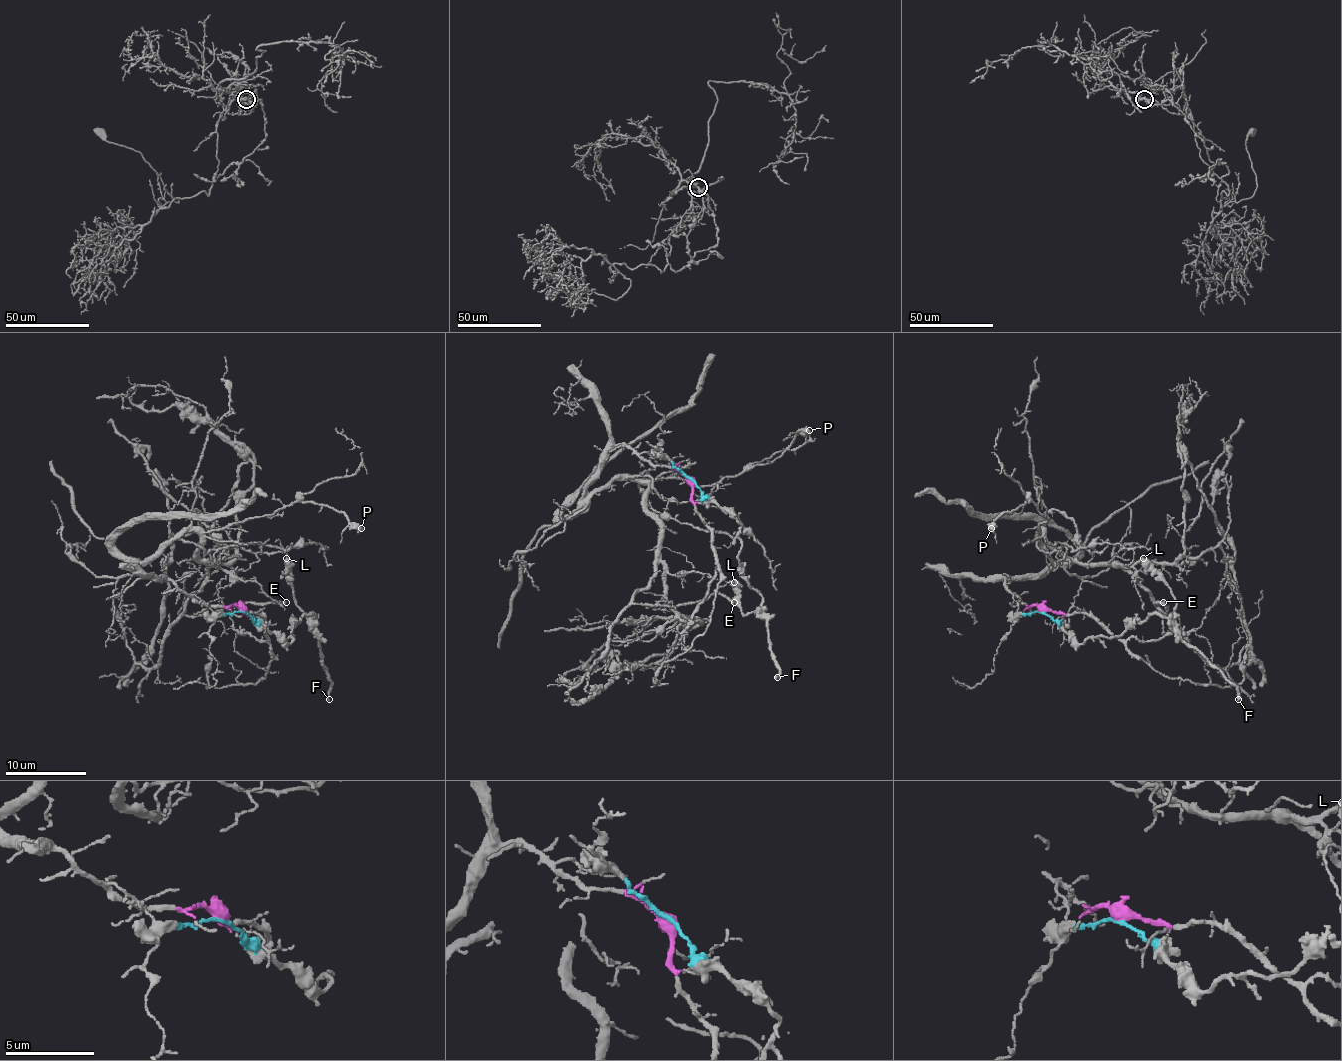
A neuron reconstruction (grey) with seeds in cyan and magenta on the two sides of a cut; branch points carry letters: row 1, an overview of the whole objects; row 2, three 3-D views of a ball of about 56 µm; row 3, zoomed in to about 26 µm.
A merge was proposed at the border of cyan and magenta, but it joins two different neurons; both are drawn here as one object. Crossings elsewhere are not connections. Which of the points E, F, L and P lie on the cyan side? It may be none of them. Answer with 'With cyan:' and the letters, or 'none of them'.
With cyan: F, L

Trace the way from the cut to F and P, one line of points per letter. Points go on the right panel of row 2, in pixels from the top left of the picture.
F: (1040, 612), (1081, 643), (1114, 637), (1140, 624), (1148, 614), (1162, 614), (1231, 683), (1238, 700)
P: (1040, 612), (1006, 582), (1038, 578), (1051, 565), (1038, 529), (1046, 517), (1032, 502), (1020, 504), (992, 529)

